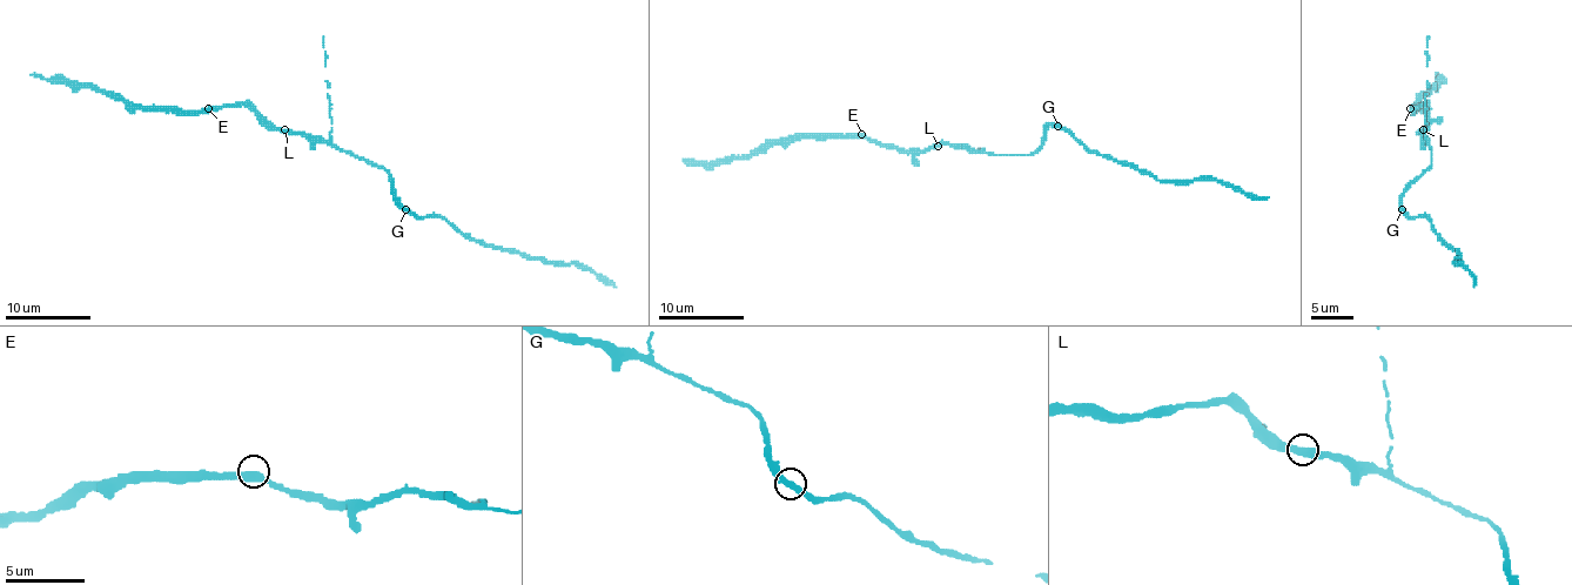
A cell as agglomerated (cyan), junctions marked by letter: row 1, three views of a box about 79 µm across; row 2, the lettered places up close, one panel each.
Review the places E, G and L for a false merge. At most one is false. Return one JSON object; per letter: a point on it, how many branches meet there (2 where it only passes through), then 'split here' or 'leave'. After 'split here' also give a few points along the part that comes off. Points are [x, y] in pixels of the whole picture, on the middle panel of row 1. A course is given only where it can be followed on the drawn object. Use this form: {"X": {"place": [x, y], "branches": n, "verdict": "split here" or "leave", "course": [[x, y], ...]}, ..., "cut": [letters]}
{"E": {"place": [861, 134], "branches": 2, "verdict": "leave"}, "G": {"place": [1057, 126], "branches": 2, "verdict": "leave"}, "L": {"place": [938, 146], "branches": 2, "verdict": "leave"}, "cut": []}

